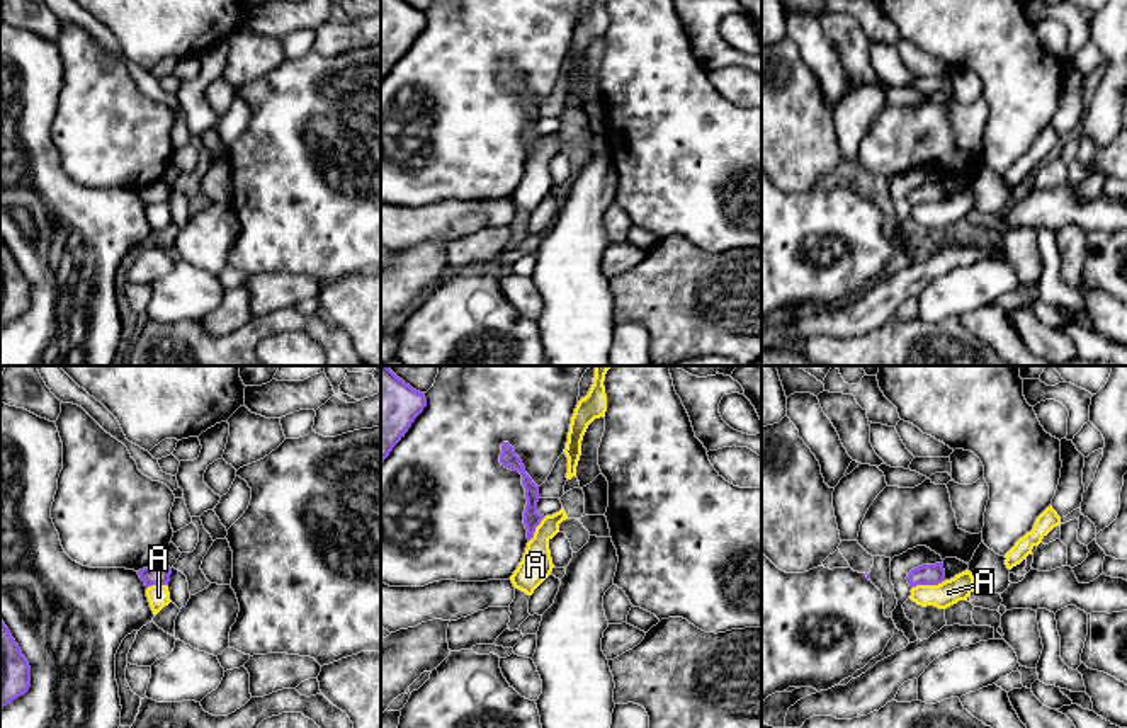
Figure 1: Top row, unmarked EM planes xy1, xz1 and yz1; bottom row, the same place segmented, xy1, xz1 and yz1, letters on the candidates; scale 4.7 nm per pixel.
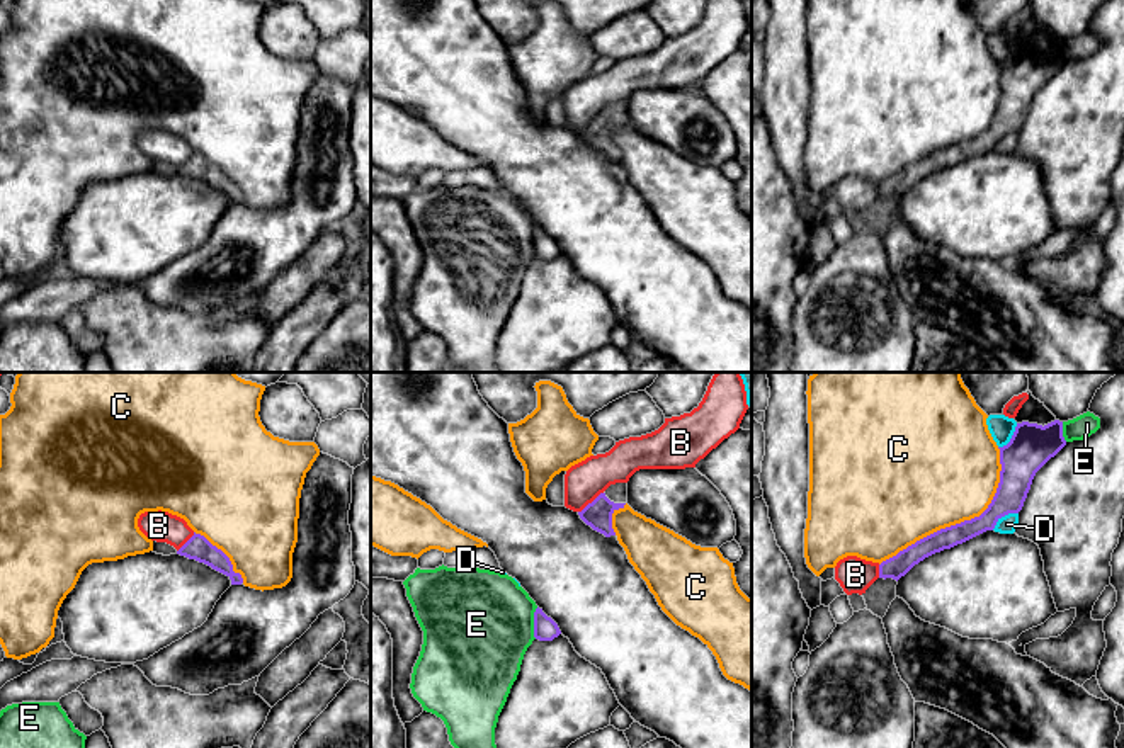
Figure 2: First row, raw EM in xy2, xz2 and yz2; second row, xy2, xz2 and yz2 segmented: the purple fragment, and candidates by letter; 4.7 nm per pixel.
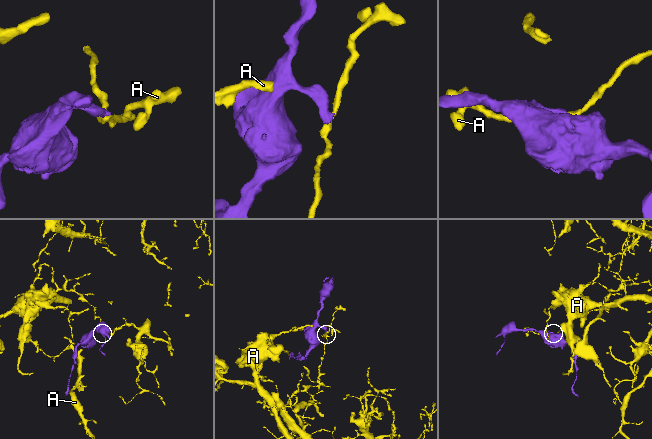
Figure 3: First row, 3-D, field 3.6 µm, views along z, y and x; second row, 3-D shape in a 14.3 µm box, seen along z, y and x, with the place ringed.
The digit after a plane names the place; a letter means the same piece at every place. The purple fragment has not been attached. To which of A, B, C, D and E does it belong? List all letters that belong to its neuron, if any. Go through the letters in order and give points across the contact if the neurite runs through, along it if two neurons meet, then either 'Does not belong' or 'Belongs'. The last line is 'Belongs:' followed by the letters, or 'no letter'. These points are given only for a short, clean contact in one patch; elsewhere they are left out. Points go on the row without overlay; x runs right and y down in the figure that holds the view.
A: Boundary: yz1 (942, 199), (913, 206). Does not belong
B: Does not belong
C: Does not belong
D: Does not belong
E: Does not belong
Belongs: no letter

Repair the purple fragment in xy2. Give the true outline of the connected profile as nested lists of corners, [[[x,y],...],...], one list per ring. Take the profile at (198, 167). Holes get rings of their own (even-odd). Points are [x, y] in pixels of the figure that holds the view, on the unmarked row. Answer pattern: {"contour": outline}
{"contour": [[[194,151],[194,155],[177,170],[177,173],[204,182],[226,194],[231,199],[231,204],[243,202],[241,194],[233,190],[230,177],[201,153]]]}

